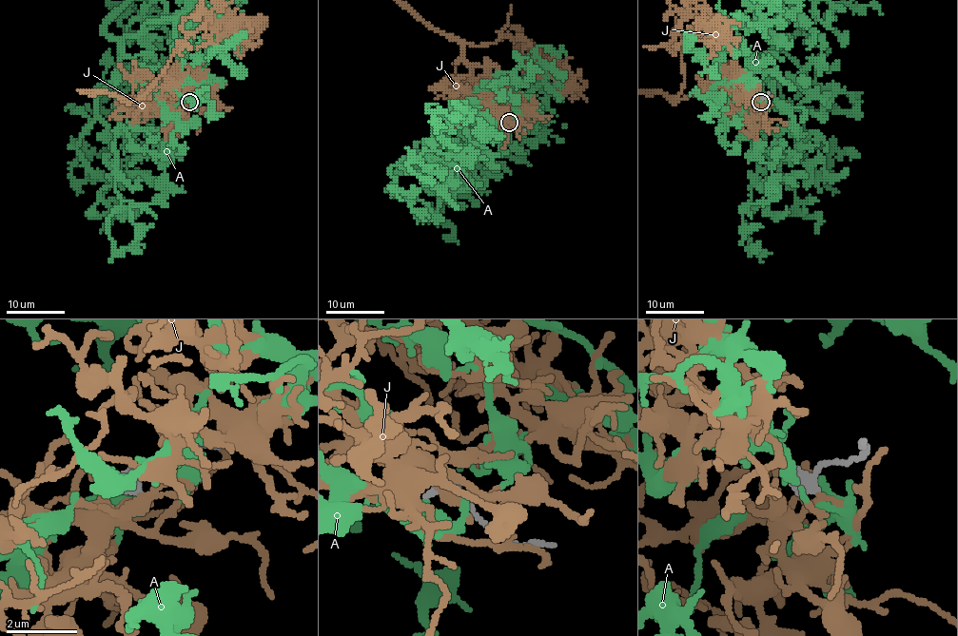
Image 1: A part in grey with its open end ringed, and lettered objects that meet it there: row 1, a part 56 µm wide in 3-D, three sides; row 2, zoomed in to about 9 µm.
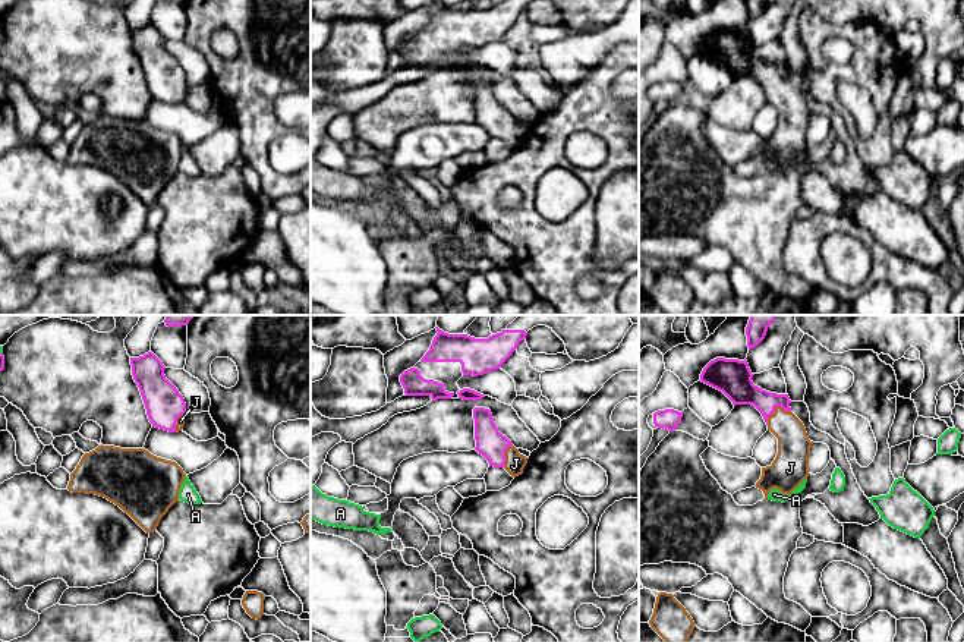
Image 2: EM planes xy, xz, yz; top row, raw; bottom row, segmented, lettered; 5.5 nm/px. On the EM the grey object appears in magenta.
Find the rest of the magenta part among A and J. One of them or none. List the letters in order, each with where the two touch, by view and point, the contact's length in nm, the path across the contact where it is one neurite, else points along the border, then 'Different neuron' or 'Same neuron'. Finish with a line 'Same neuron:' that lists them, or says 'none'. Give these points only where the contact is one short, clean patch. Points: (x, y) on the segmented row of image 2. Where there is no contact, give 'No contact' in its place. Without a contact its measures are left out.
A: No contact. Different neuron
J: Touches magenta at yz (774, 409). Shared border 150 nm. Path across: yz (736, 384), (774, 409), (790, 431), (794, 446). Same neuron
Same neuron: J

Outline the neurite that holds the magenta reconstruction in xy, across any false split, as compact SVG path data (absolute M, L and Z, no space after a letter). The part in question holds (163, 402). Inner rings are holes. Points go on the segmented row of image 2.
M148 352L139 358L130 358L130 365L152 427L168 432L182 431L186 403L179 390L166 378L163 362Z

